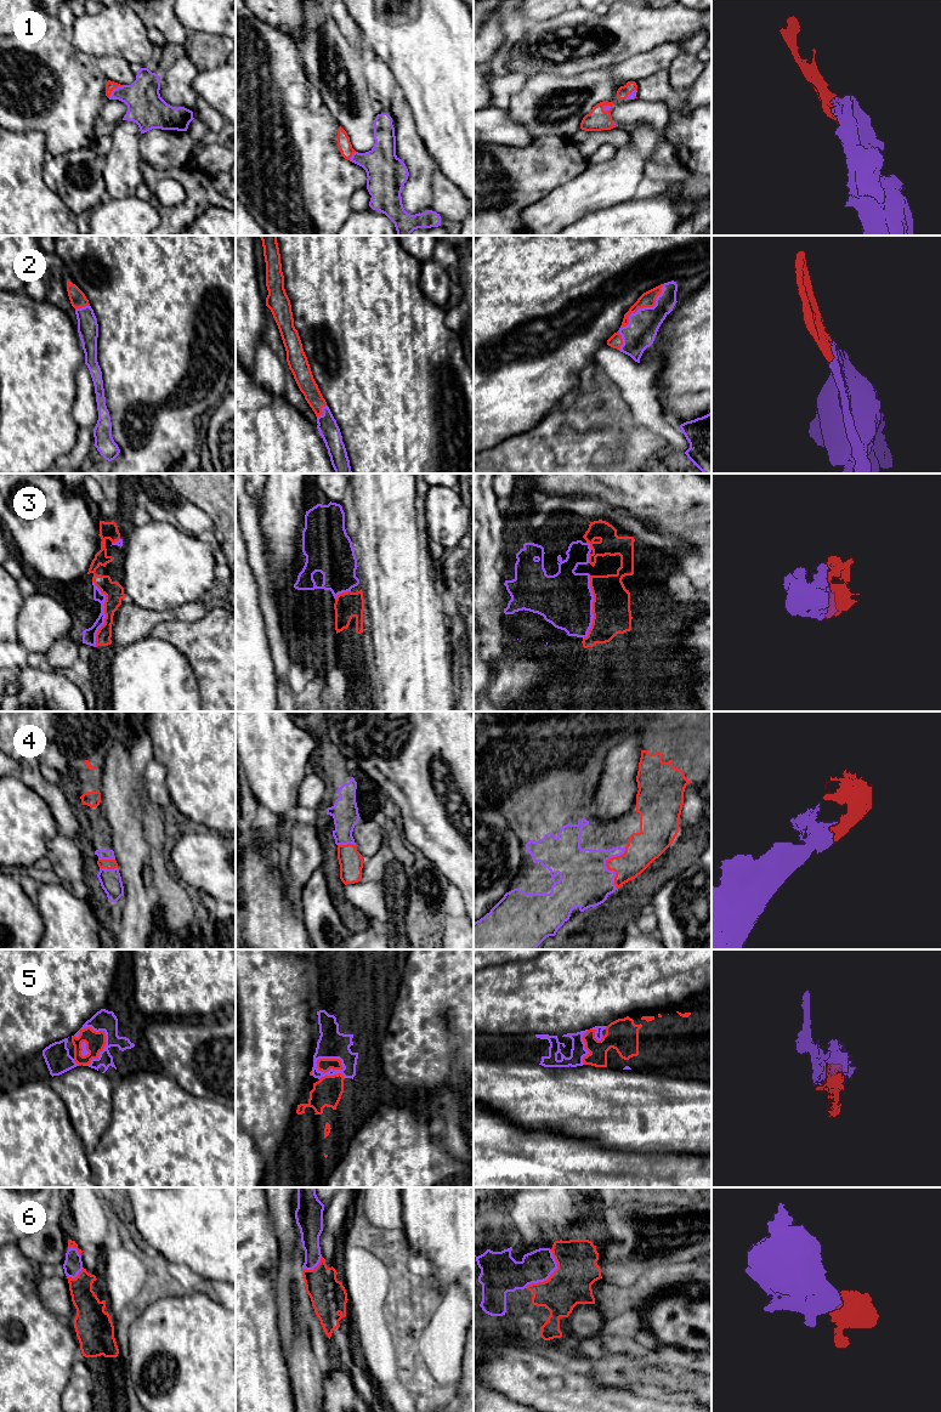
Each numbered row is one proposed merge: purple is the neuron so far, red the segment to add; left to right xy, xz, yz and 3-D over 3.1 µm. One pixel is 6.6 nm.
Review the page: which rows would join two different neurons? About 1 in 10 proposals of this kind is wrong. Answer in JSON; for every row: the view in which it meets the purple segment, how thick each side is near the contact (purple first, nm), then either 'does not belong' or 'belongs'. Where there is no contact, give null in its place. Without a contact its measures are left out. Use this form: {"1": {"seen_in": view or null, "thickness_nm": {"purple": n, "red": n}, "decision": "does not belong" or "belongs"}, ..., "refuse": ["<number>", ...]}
{"1": {"seen_in": "xy", "thickness_nm": {"purple": 240, "red": 60}, "decision": "belongs"}, "2": {"seen_in": "yz", "thickness_nm": {"purple": 200, "red": 100}, "decision": "belongs"}, "3": {"seen_in": "xy", "thickness_nm": {"purple": 100, "red": 120}, "decision": "belongs"}, "4": {"seen_in": "yz", "thickness_nm": {"purple": 340, "red": 200}, "decision": "belongs"}, "5": {"seen_in": "xz", "thickness_nm": {"purple": 190, "red": 90}, "decision": "belongs"}, "6": {"seen_in": "yz", "thickness_nm": {"purple": 200, "red": 280}, "decision": "belongs"}, "refuse": []}

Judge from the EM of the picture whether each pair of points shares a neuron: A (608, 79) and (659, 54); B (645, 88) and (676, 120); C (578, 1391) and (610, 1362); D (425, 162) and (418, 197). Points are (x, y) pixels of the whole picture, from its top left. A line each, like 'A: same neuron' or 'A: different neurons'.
A: same neuron
B: same neuron
C: different neurons
D: same neuron

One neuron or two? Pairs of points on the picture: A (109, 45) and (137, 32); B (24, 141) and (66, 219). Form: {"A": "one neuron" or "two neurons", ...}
{"A": "one neuron", "B": "one neuron"}

